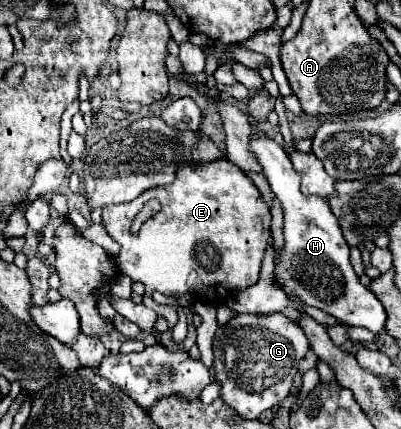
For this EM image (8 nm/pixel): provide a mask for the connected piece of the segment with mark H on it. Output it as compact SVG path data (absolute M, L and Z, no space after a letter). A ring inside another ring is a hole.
M251 128L249 152L255 156L257 164L261 166L275 198L283 208L283 238L285 244L279 250L275 262L275 284L287 294L299 298L307 306L315 306L339 322L363 326L373 334L383 332L385 326L385 310L377 296L365 288L351 262L349 262L349 246L341 234L339 222L329 210L327 200L317 196L303 196L299 190L301 178L293 170L287 152L275 144L265 132Z

